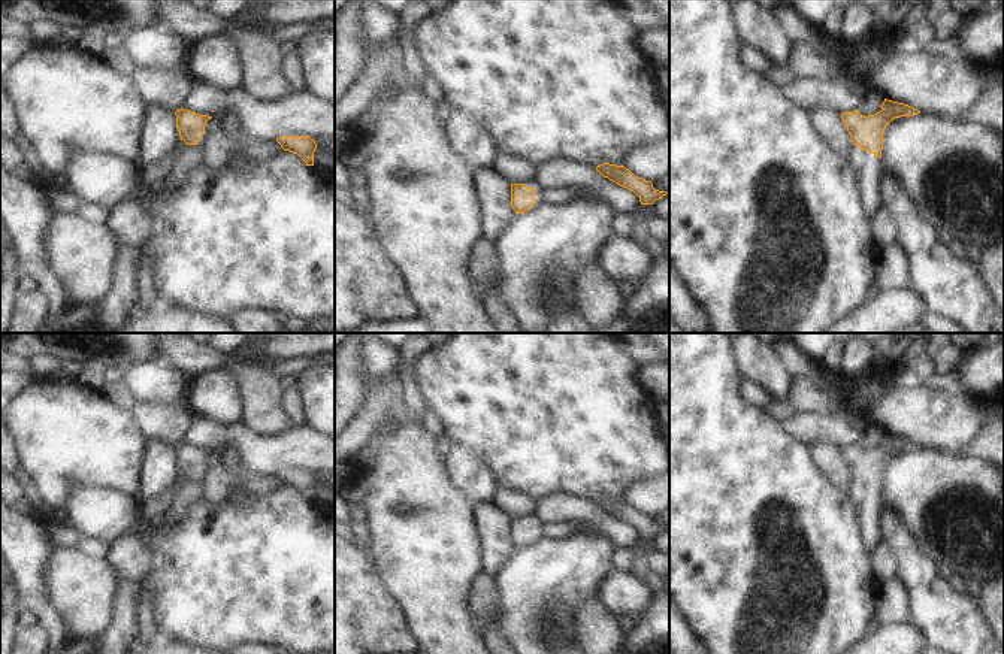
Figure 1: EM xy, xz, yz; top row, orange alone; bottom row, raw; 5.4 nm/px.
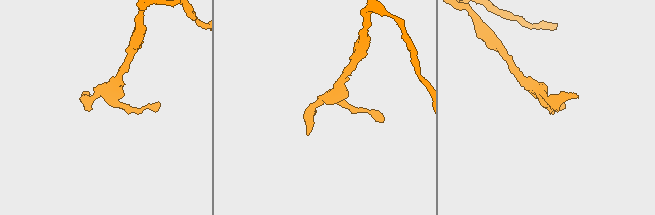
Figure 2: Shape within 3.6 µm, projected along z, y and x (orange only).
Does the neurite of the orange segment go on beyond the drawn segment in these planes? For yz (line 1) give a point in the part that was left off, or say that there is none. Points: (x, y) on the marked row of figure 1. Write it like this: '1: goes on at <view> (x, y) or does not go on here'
1: goes on at yz (867, 166)

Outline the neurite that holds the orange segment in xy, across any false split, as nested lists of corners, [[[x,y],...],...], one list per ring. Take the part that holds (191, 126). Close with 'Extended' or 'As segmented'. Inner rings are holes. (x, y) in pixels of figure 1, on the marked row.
[[[182,108],[178,109],[175,115],[181,140],[188,146],[179,151],[169,175],[149,188],[149,196],[154,202],[160,202],[163,197],[169,196],[173,188],[178,188],[185,181],[187,173],[199,163],[197,143],[205,134],[206,121],[212,118]]]. Extended

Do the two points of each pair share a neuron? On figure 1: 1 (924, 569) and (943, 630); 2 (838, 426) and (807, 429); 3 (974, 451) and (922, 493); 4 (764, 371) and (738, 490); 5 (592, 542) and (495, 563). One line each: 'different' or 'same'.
1: same
2: same
3: different
4: different
5: different

